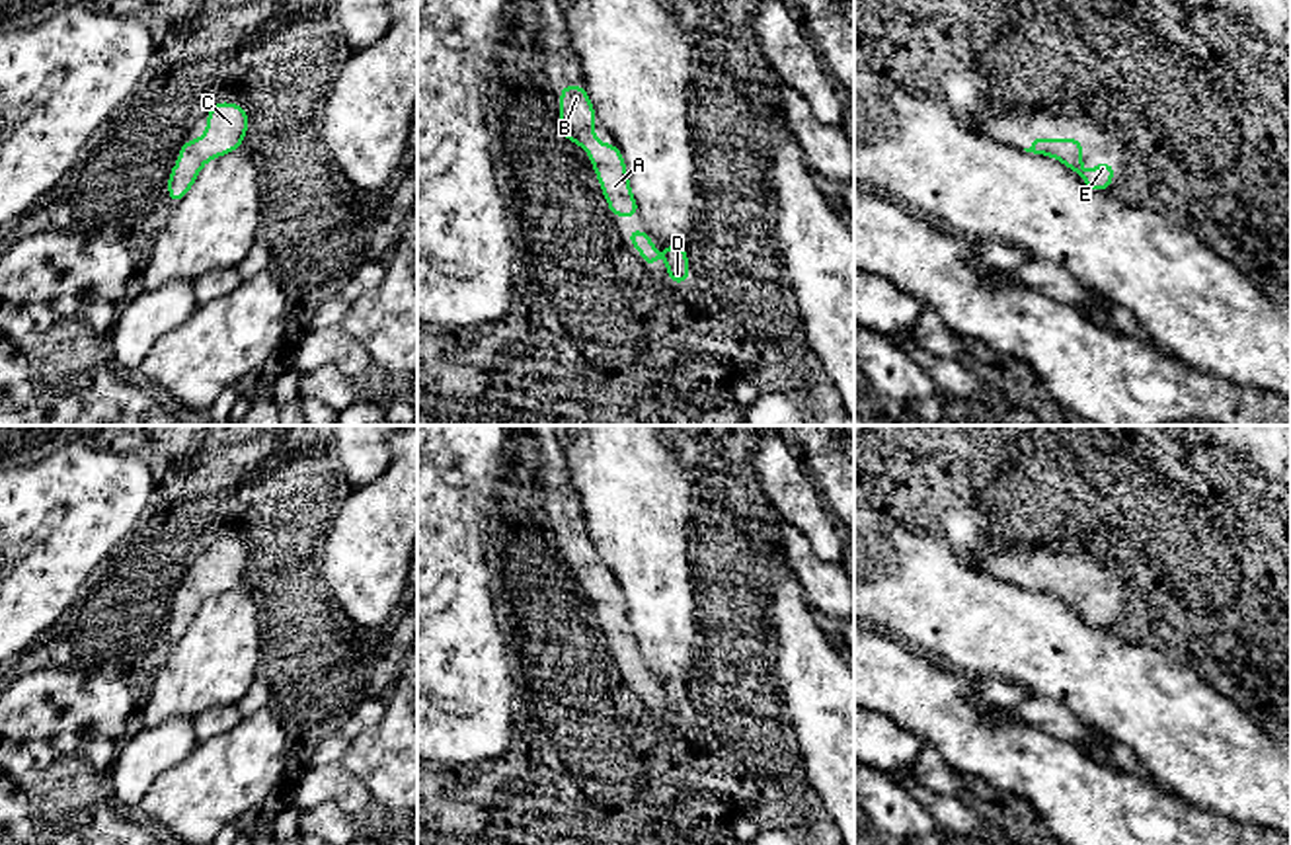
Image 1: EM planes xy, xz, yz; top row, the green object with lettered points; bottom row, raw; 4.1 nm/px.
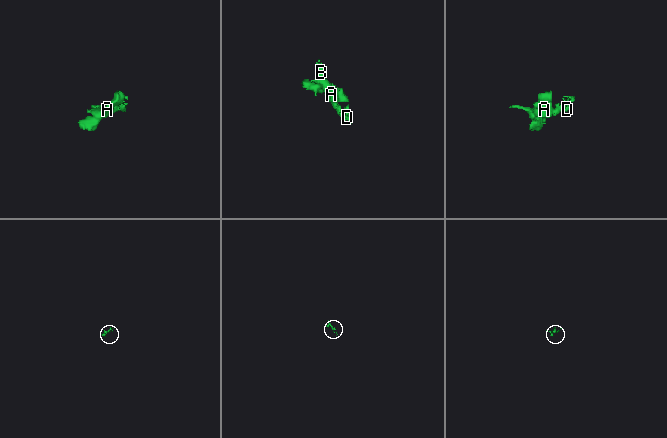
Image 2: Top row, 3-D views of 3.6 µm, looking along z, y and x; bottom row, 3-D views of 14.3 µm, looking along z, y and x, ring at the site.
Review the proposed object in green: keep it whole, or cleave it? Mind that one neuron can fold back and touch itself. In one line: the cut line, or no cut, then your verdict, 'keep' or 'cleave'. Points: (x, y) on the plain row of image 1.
cut none; keep

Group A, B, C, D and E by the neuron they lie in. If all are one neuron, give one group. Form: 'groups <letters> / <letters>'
groups A B C D E

